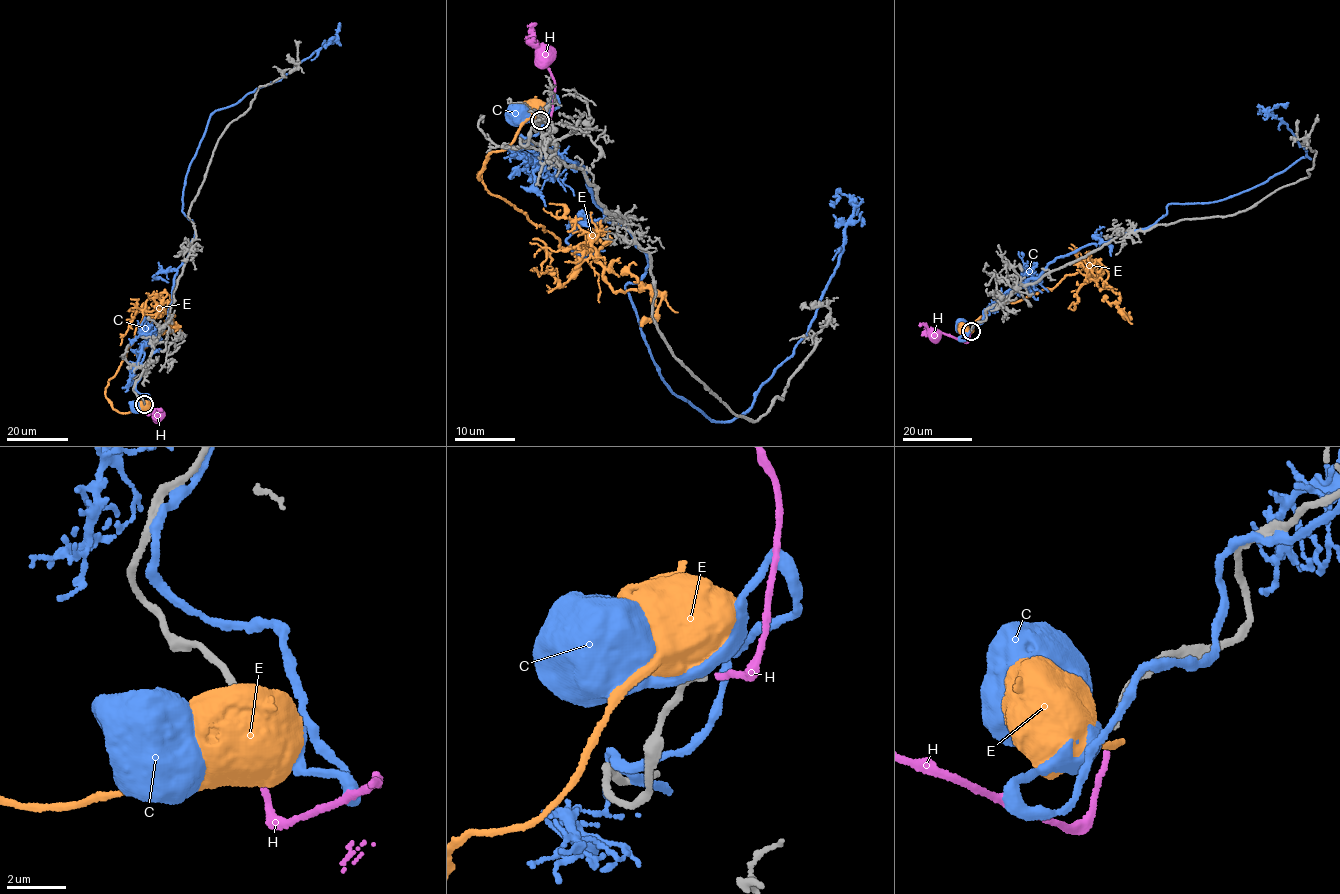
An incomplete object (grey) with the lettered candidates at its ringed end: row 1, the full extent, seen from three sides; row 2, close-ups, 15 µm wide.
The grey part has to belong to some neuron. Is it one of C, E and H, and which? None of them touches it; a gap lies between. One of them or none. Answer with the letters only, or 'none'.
H

